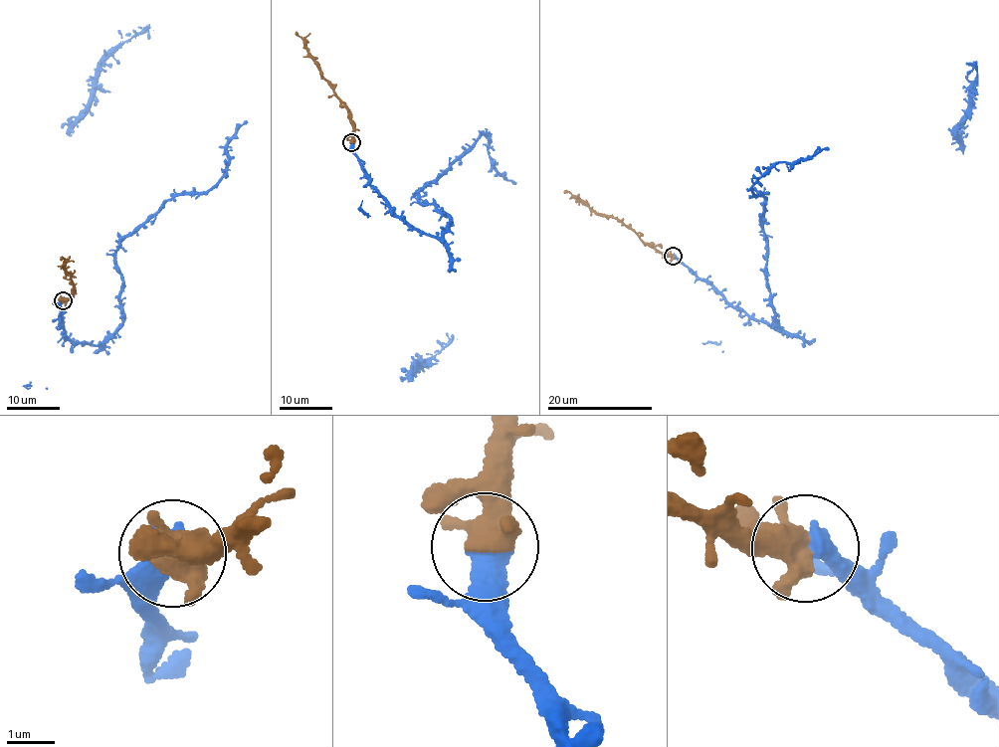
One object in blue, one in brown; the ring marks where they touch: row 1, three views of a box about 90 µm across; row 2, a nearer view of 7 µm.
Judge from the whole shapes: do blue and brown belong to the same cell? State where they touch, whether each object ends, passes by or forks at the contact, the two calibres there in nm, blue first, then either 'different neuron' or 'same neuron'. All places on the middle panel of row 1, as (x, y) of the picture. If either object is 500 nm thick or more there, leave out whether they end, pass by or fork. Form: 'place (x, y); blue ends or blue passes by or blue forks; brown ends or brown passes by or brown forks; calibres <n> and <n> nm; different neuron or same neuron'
place (351, 142); calibres 550 and 480 nm; same neuron

